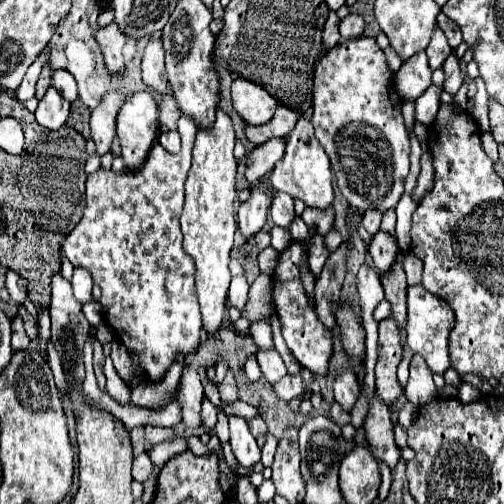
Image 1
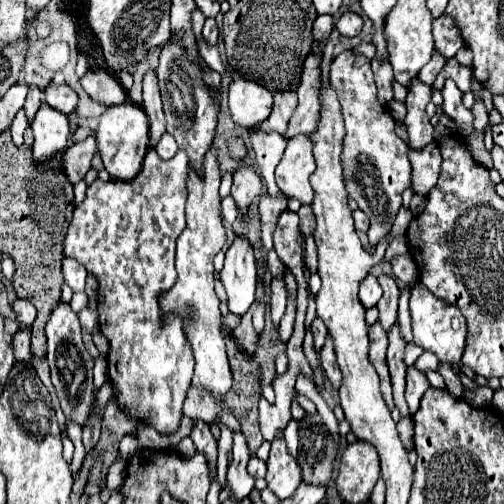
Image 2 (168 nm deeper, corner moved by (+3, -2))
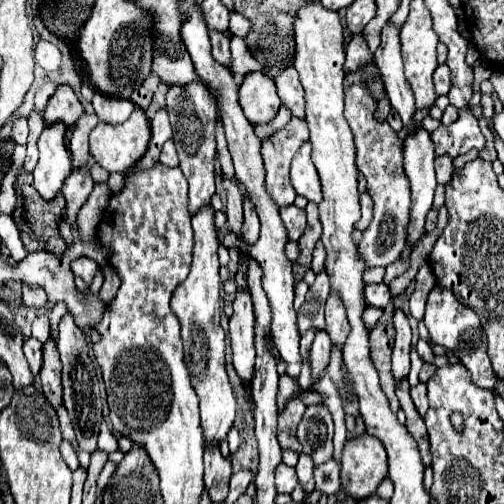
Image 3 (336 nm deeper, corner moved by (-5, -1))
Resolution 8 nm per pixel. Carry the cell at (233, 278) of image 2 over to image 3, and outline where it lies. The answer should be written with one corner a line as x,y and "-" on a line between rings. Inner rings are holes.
236,291
234,315
230,317
230,345
232,345
232,363
244,383
252,379
254,373
254,311
252,297
248,291

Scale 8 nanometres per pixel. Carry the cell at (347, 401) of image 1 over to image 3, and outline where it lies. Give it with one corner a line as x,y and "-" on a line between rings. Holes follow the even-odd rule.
330,293
326,301
326,333
330,335
330,341
336,343
336,347
344,347
344,339
348,337
350,325
346,319
346,311
342,301

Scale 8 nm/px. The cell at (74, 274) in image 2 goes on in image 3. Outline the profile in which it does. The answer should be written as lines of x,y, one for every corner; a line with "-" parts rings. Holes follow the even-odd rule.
80,257
80,259
72,261
72,271
74,271
74,275
76,275
76,277
84,279
84,283
86,283
86,285
90,285
90,283
92,283
92,279
94,279
94,275
96,275
96,271
98,271
98,265
96,265
96,261
94,261
94,259

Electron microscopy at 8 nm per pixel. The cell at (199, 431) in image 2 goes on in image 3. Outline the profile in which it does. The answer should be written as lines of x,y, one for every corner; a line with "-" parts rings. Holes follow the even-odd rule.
204,447
204,483
208,487
208,493
210,493
210,499
212,501
224,501
226,495
228,495
228,479
232,475
232,469
230,469
230,463
228,459
220,453
220,447

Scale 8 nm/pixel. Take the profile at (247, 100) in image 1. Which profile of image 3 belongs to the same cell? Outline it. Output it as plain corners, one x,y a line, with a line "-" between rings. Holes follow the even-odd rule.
262,71
248,73
240,85
240,107
252,125
268,123
280,109
276,83

